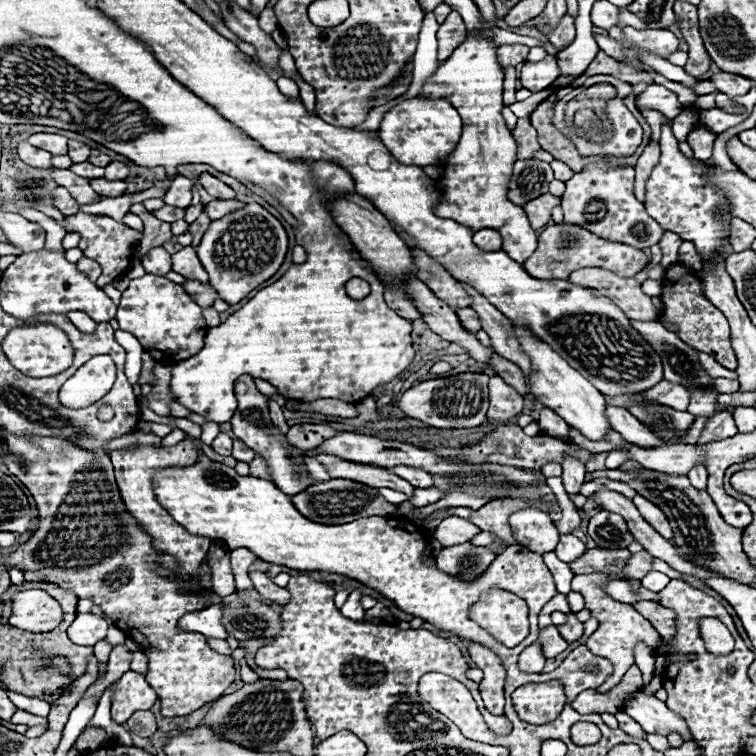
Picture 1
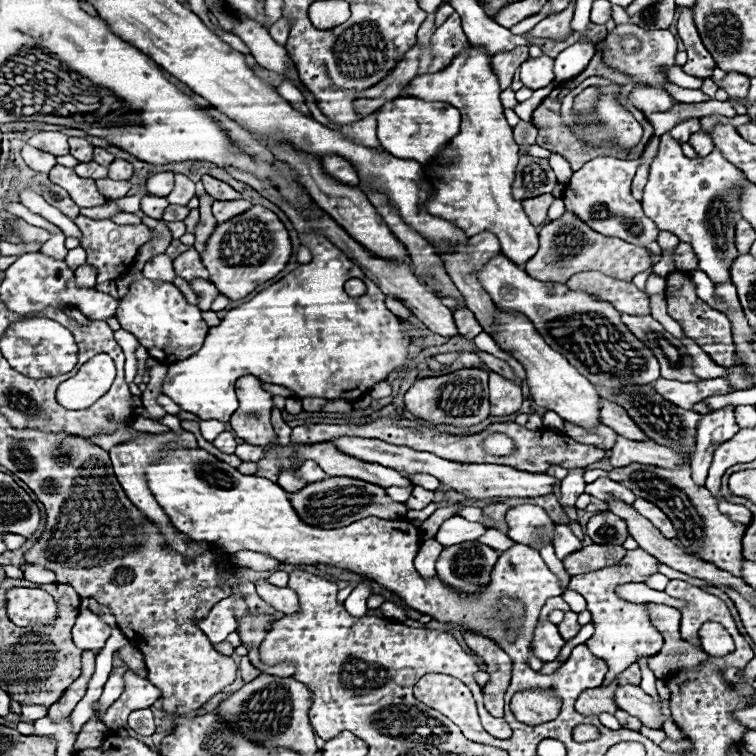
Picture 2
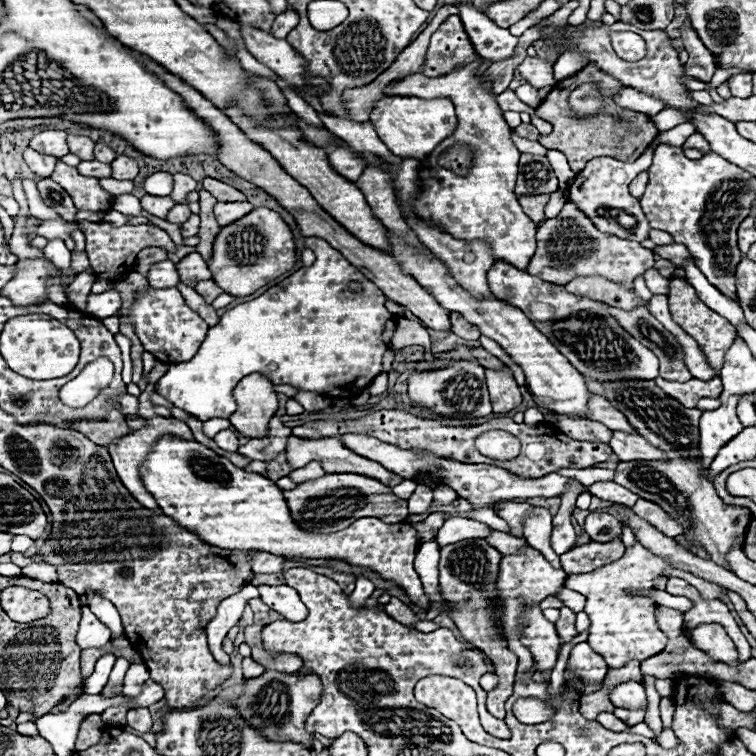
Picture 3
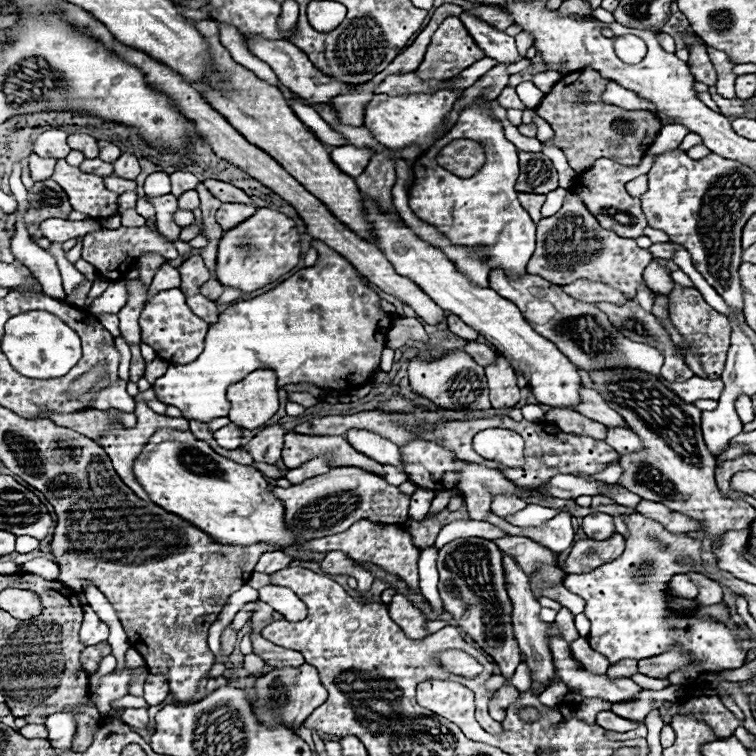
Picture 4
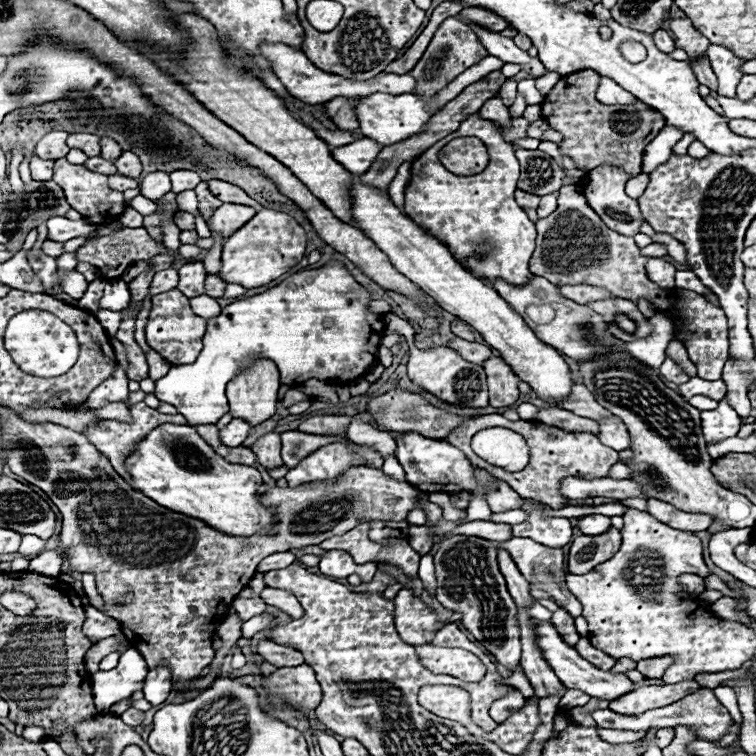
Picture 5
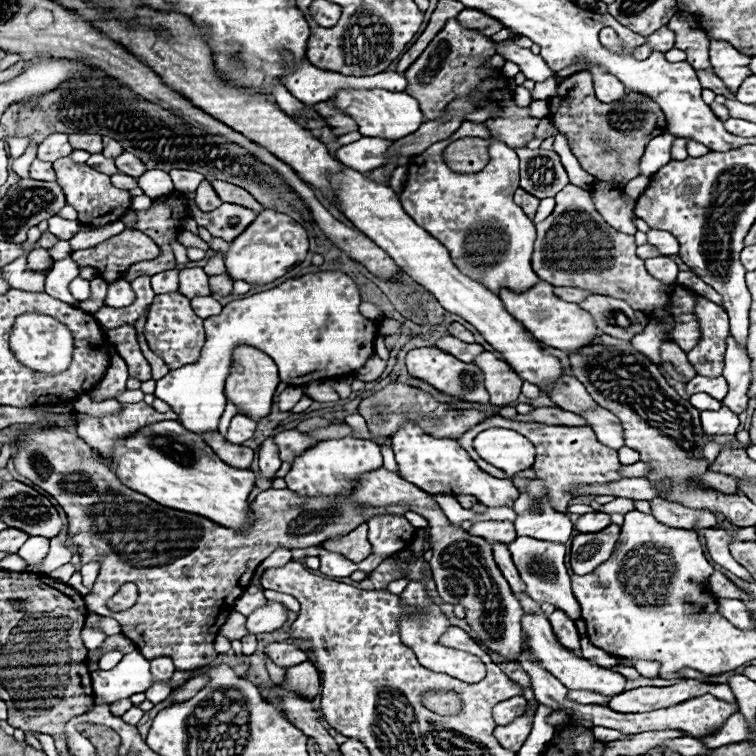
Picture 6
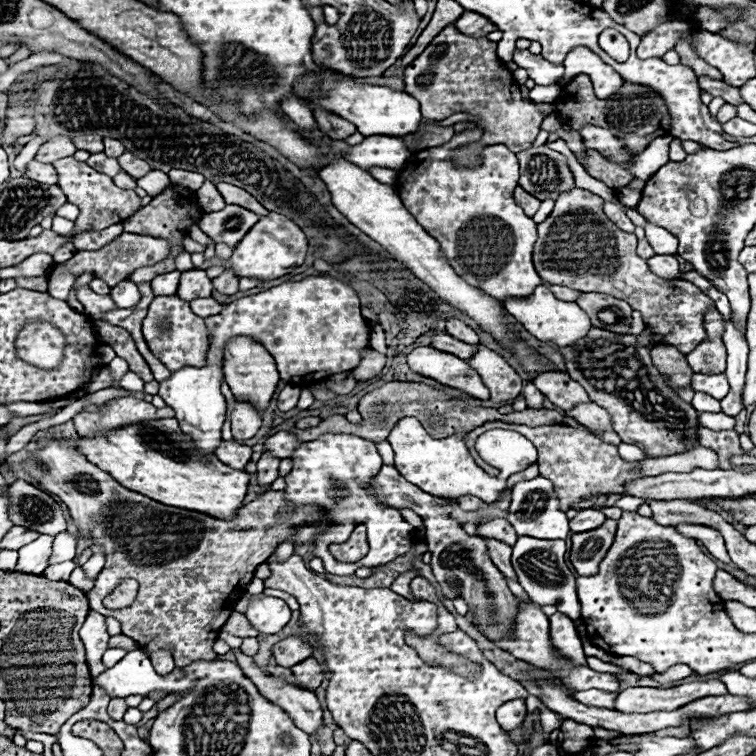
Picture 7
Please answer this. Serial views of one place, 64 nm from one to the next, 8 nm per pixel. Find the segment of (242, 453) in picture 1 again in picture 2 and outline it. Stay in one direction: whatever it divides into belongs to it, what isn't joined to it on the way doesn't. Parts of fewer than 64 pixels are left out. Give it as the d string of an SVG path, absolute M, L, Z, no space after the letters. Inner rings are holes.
M243 443L236 446L236 456L242 460L242 462L256 462L260 460L264 454L268 452L268 448L254 448L252 444Z

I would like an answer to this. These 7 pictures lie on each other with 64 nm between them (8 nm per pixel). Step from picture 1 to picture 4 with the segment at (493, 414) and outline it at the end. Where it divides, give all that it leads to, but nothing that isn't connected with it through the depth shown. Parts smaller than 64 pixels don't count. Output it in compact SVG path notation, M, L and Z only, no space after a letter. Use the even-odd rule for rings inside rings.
M506 358L498 360L486 368L486 378L490 386L492 408L512 408L520 400L520 390L516 386L516 372Z

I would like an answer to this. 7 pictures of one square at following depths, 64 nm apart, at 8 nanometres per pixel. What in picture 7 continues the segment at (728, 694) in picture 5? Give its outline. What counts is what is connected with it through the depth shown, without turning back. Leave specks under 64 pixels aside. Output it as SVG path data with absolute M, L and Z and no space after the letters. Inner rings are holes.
M720 680L688 682L674 688L626 688L618 692L614 708L618 712L656 712L670 710L698 700L702 696L726 696L728 690Z

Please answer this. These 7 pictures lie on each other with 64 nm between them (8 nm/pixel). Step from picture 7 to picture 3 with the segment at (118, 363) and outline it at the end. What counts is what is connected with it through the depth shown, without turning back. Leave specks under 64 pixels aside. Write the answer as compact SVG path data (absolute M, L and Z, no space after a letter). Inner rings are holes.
M124 394L124 396L118 400L118 404L120 404L120 408L122 408L122 414L126 414L126 416L138 414L138 398L134 398L134 396Z

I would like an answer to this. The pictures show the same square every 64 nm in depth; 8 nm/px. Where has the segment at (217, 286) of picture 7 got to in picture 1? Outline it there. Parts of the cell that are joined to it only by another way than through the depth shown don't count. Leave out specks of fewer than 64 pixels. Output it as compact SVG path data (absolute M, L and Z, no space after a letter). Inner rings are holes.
M186 280L182 284L182 288L192 296L192 300L196 304L200 304L202 308L208 308L212 306L212 302L218 298L218 294L214 292L214 288L210 288L208 284L198 284L196 280Z

